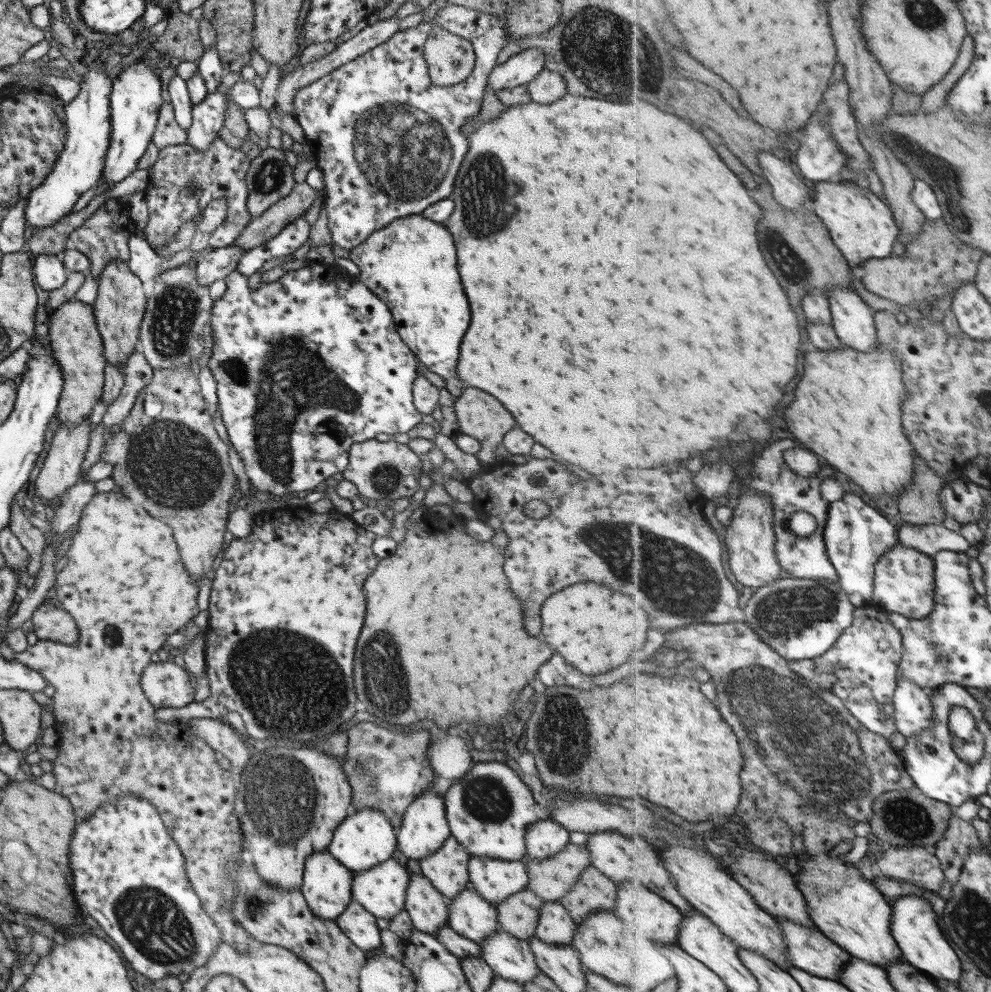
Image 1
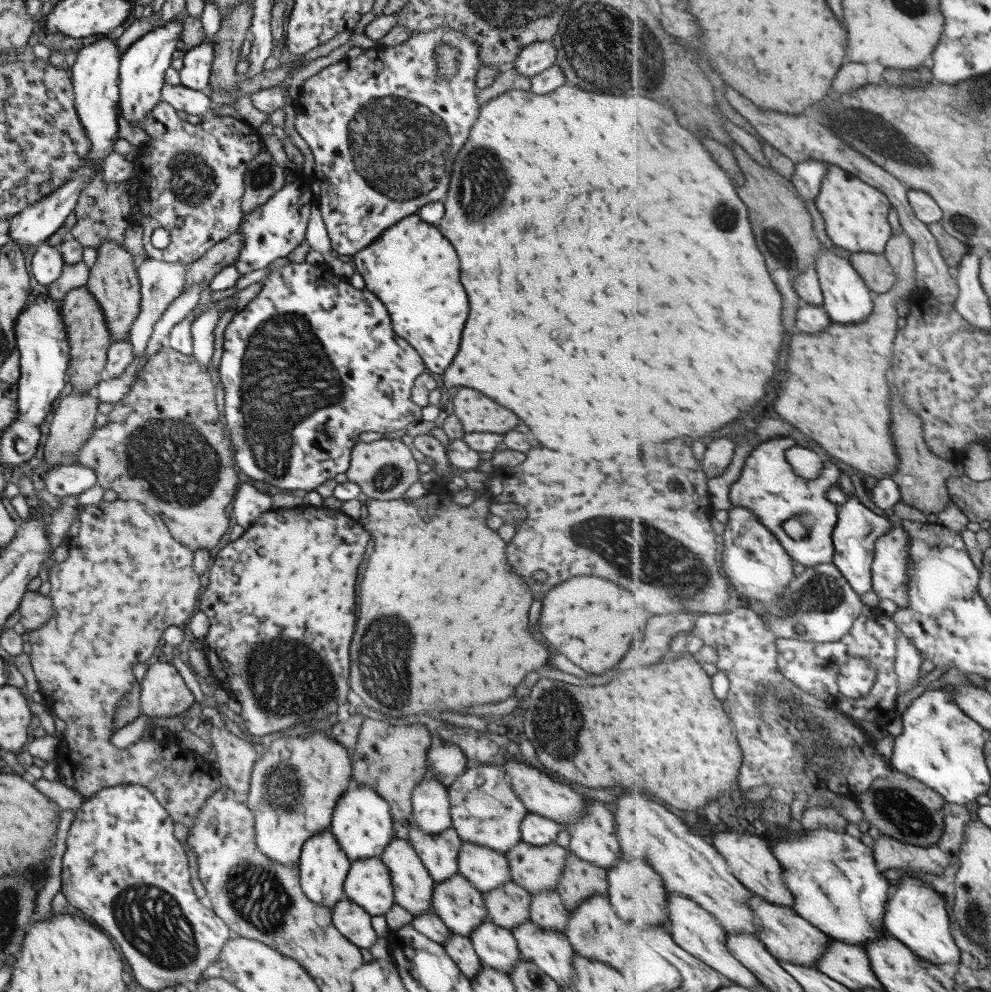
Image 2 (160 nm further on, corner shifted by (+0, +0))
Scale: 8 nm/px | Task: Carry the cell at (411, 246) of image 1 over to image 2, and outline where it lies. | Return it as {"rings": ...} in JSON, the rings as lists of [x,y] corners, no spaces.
{"rings":[[[413,213],[386,228],[371,244],[353,254],[353,260],[354,270],[359,272],[364,280],[364,288],[384,304],[394,334],[416,350],[425,371],[442,374],[459,348],[459,334],[469,312],[467,296],[459,284],[457,256],[451,244],[437,232],[437,228],[433,228]]]}

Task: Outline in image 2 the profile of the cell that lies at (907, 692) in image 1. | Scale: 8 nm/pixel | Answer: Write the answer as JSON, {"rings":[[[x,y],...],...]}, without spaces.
{"rings":[[[898,634],[898,653],[896,656],[896,666],[899,681],[900,694],[917,686],[919,670],[923,662],[921,651],[913,644],[906,634]]]}

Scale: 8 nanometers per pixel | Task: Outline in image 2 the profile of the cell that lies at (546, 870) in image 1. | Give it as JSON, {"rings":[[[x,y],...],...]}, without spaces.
{"rings":[[[520,840],[504,852],[510,880],[531,894],[540,890],[553,891],[567,853],[567,847],[554,842],[533,846]]]}

